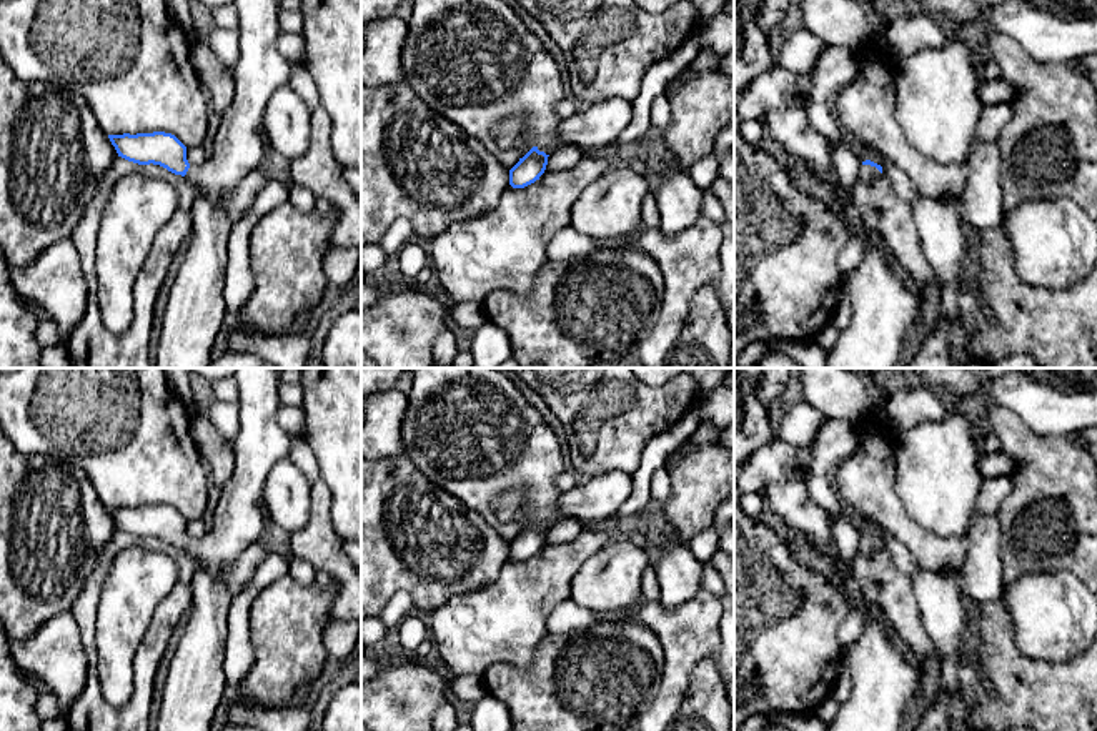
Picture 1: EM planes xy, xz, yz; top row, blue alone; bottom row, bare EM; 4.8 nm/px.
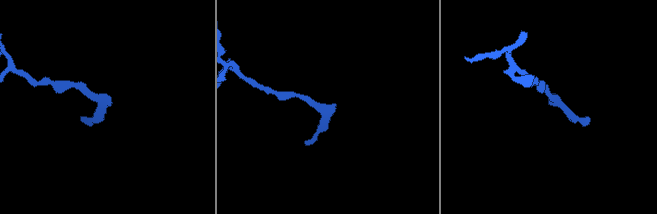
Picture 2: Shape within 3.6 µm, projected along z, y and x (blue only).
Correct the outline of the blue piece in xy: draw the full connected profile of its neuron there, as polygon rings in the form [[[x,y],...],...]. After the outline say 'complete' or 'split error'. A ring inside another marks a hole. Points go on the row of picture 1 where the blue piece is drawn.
[[[235,0],[238,13],[240,58],[231,67],[235,97],[218,120],[213,150],[201,165],[190,165],[186,147],[171,133],[108,135],[118,157],[138,165],[160,165],[175,175],[186,177],[198,186],[193,205],[193,231],[185,245],[185,256],[168,291],[163,328],[151,368],[210,368],[216,338],[230,323],[223,298],[228,265],[228,238],[233,228],[226,208],[236,185],[258,168],[268,152],[263,135],[265,110],[278,88],[290,85],[291,62],[278,50],[280,0]]]; split error

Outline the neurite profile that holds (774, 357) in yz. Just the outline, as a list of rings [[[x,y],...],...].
[[[771,336],[764,341],[767,350],[751,368],[802,368],[781,350],[784,340]]]

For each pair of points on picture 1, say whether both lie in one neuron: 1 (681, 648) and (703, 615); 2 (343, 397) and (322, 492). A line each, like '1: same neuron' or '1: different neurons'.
1: same neuron
2: different neurons

